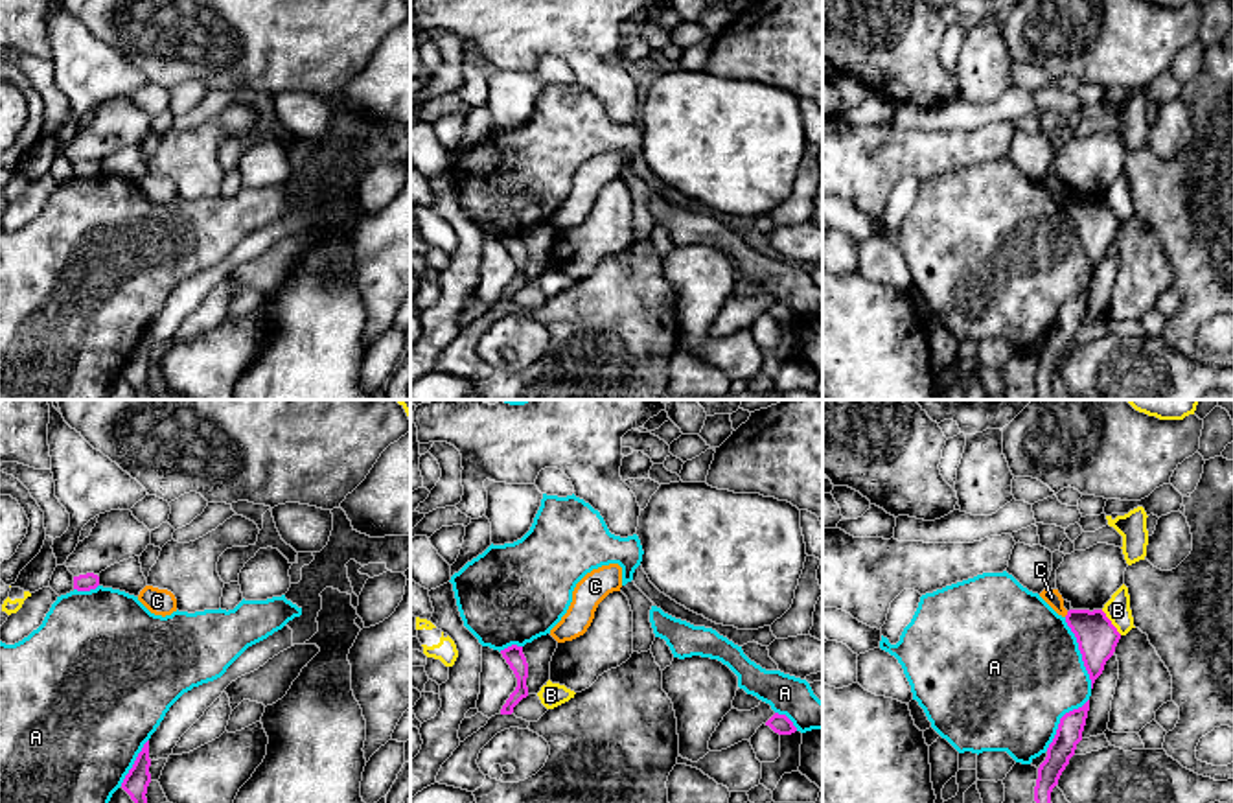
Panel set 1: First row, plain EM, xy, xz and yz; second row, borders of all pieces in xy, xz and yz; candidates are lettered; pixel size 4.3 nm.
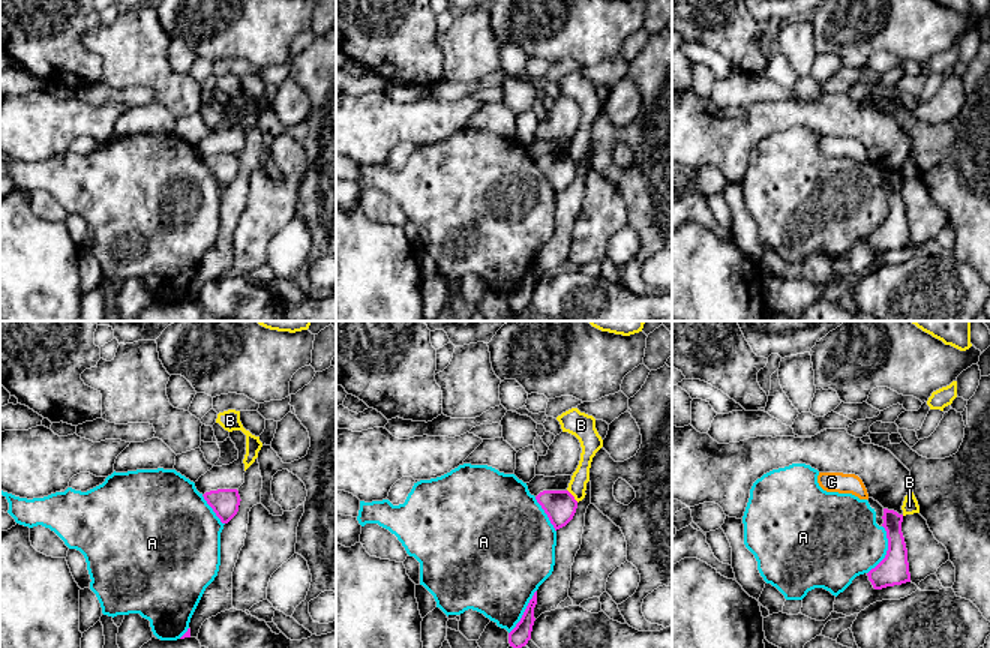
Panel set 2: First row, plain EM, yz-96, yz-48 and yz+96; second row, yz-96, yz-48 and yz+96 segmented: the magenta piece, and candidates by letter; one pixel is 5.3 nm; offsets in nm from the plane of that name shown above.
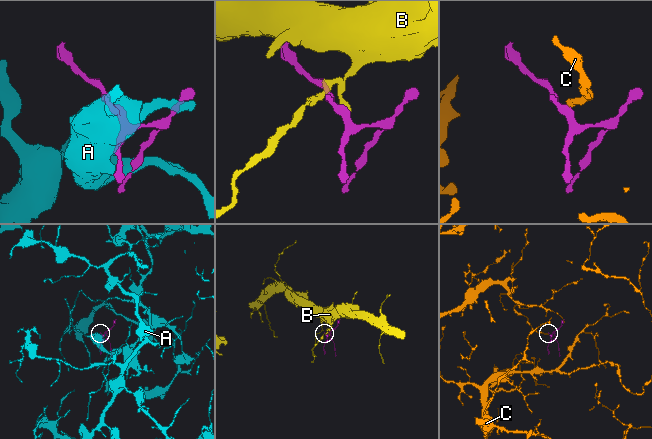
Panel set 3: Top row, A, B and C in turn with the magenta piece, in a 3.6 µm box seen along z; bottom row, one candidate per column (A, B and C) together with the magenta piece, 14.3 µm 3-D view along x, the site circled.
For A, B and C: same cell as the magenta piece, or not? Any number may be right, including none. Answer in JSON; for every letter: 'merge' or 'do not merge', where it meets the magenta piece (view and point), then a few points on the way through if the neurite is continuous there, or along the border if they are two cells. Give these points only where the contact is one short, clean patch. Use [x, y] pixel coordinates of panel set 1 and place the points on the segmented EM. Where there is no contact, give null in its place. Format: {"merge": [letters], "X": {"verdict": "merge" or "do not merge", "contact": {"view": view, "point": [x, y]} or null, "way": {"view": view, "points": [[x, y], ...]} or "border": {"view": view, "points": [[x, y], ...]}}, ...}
{"merge": [], "A": {"verdict": "do not merge", "contact": {"view": "yz", "point": [1081, 652]}}, "B": {"verdict": "do not merge", "contact": {"view": "yz", "point": [1110, 623]}, "border": {"view": "yz", "points": [[1101, 610], [1121, 634]]}}, "C": {"verdict": "do not merge", "contact": {"view": "yz", "point": [1068, 614]}, "border": {"view": "yz", "points": [[1068, 612], [1064, 616]]}}}

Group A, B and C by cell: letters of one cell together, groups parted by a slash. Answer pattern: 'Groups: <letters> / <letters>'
Groups: A / B / C

